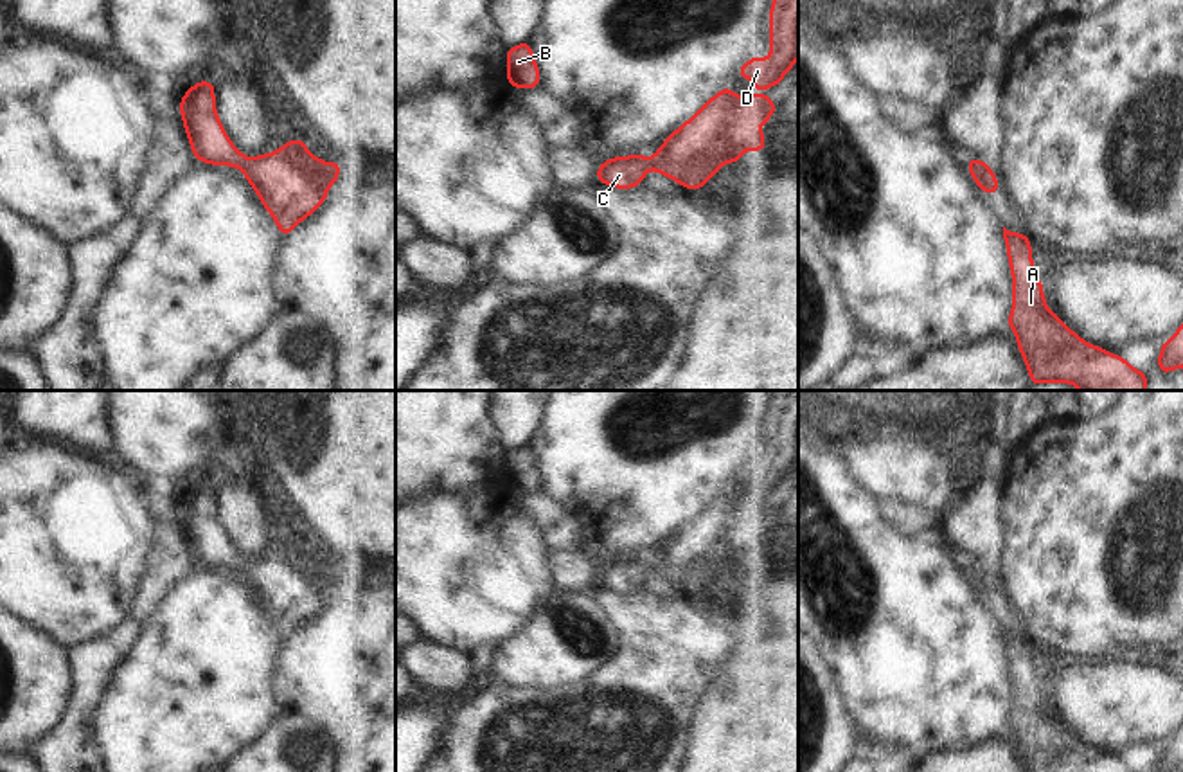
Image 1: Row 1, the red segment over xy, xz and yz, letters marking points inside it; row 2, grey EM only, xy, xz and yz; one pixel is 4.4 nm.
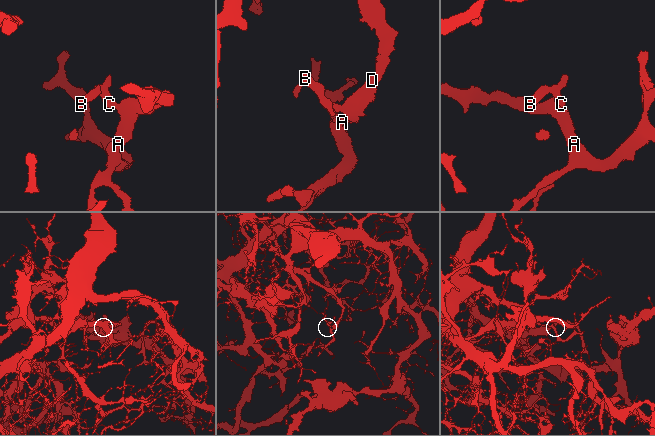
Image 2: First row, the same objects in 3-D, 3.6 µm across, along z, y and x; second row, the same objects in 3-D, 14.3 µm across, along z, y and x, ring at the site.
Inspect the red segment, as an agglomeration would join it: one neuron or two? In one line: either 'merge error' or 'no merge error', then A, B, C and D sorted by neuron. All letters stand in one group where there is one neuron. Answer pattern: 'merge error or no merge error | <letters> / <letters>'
no merge error | A B C D

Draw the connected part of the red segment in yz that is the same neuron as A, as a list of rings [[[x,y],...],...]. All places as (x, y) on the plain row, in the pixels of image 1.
[[[1003,630],[1003,642],[1014,682],[1009,732],[1016,738],[1027,772],[1134,772],[1120,758],[1084,745],[1046,709],[1028,637]]]

